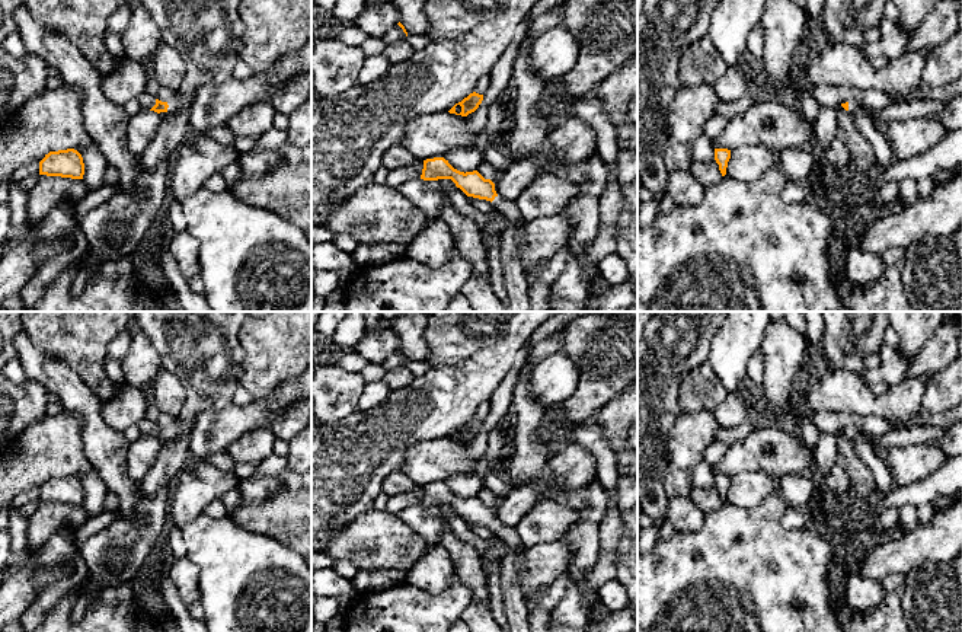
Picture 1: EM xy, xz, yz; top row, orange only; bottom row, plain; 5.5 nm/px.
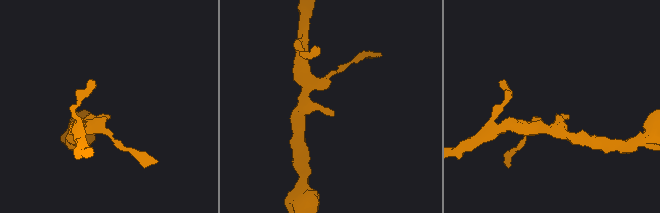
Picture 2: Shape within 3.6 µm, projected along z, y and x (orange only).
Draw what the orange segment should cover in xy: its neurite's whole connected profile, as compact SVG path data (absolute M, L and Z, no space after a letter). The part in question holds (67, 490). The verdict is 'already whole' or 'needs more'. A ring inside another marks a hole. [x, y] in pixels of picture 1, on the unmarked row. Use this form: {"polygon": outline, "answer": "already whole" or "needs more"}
{"polygon": "M74 475L49 478L39 488L39 501L83 505L83 483Z", "answer": "already whole"}

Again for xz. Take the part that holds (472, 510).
{"polygon": "M434 483L424 486L421 505L451 505L467 523L490 527L508 549L514 552L524 549L517 530L499 523L495 517L495 510L490 505L485 505L477 497L464 499L454 495L444 483Z", "answer": "needs more"}

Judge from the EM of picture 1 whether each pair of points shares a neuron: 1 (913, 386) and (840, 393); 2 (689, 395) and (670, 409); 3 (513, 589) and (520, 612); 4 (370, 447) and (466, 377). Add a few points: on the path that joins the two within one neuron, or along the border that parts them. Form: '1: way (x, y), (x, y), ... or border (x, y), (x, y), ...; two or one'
1: way (895, 401), (862, 401), (857, 398); one
2: border (690, 372), (681, 380), (678, 390), (680, 411); two
3: way (513, 594), (515, 606); one
4: way (393, 425), (408, 415), (431, 408), (443, 399); one

